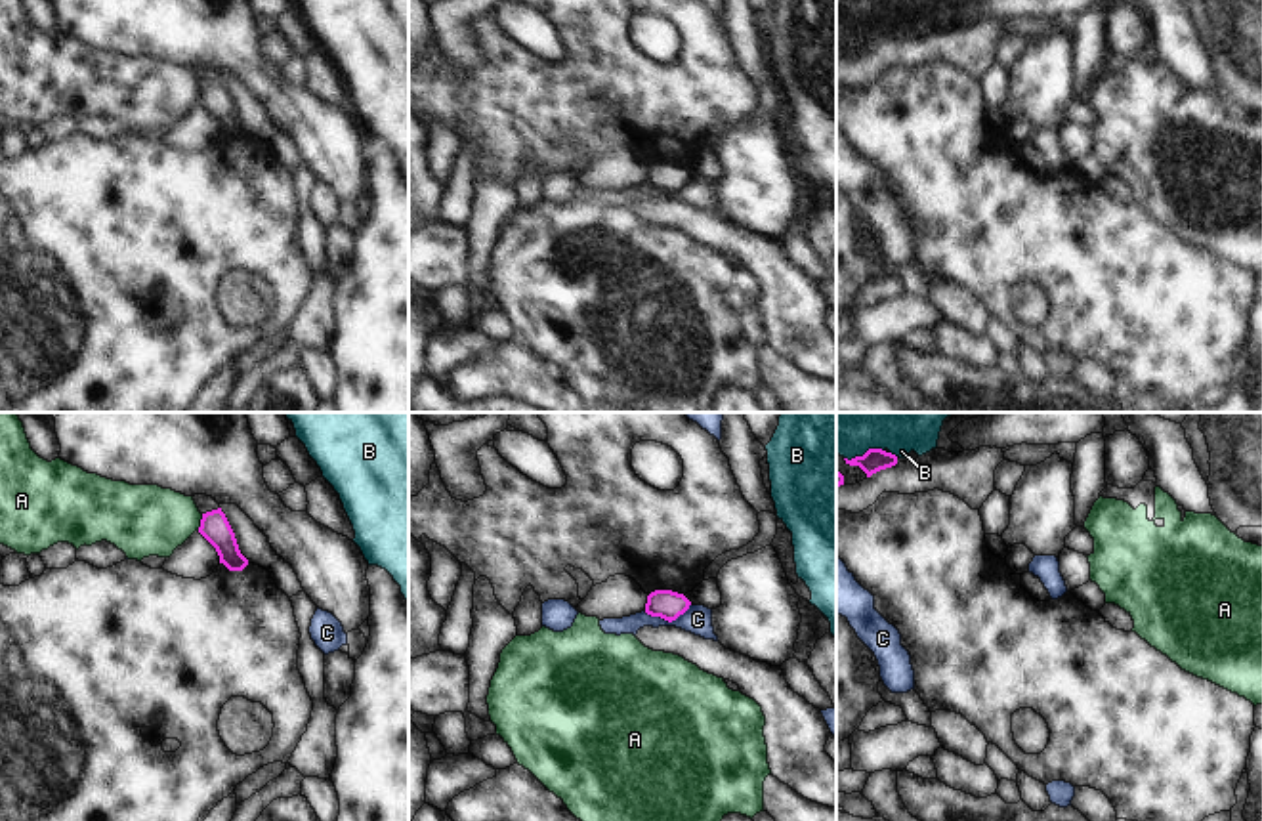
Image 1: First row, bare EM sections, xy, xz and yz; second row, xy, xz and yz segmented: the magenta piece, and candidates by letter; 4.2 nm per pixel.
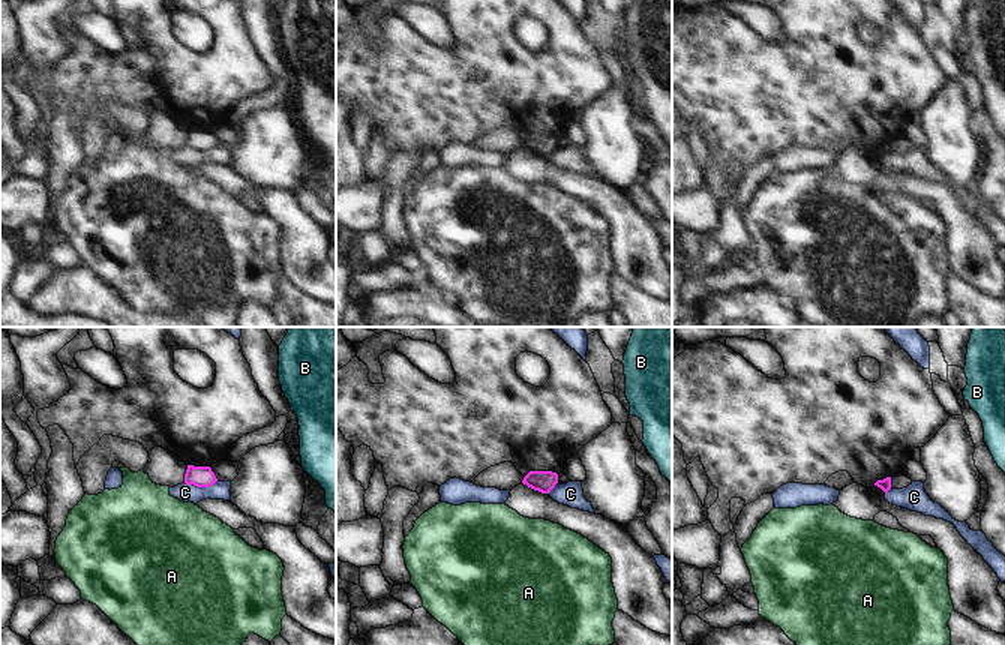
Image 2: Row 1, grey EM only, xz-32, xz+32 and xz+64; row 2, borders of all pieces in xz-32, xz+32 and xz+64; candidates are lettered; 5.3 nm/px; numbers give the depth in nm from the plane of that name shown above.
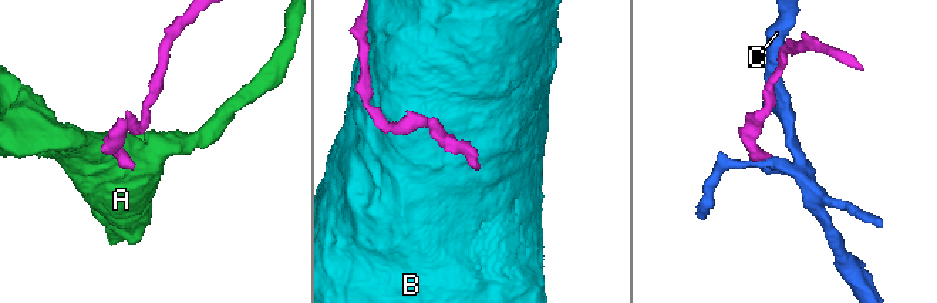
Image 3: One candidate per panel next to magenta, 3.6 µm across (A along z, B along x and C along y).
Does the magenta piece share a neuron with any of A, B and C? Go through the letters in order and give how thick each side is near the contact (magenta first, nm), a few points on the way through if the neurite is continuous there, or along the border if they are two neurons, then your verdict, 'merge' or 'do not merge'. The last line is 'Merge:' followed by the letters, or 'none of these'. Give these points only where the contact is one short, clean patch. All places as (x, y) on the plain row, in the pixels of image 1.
A: 120/300 nm | along xy (203, 86), (197, 102) | do not merge
B: 100/130 nm | do not merge
C: 120/120 nm | along xz (690, 176), (671, 193), (644, 184) | do not merge
Merge: none of these

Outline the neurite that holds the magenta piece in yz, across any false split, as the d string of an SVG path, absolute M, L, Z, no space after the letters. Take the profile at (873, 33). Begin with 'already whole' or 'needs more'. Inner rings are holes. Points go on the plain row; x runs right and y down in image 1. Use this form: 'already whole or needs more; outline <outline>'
already whole; outline M869 21L863 29L852 32L844 31L850 38L859 38L867 50L897 36L897 29L882 21Z

